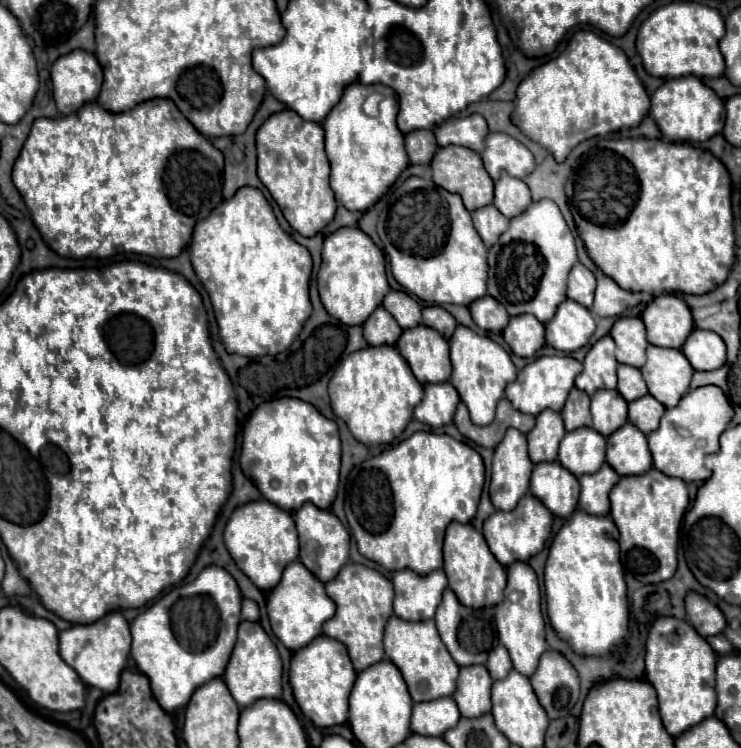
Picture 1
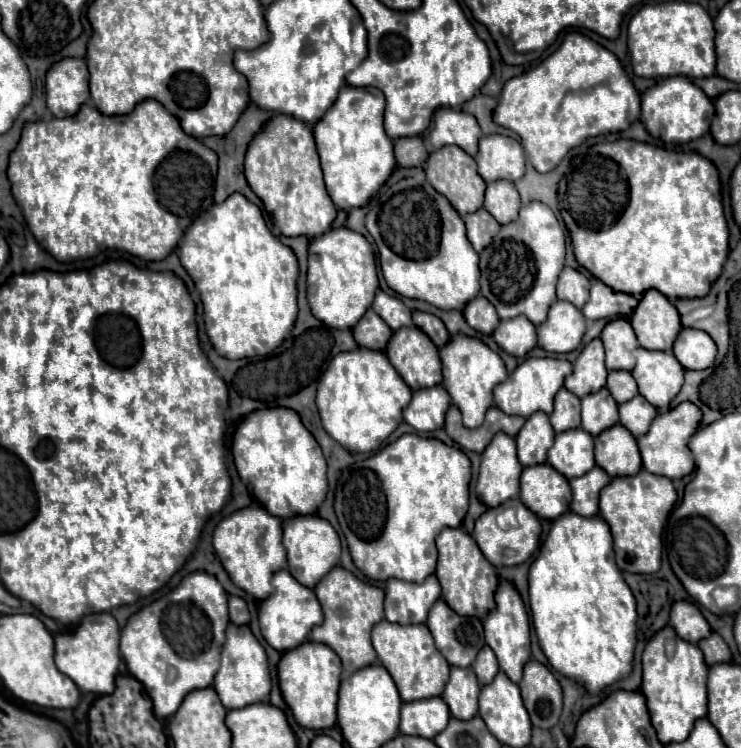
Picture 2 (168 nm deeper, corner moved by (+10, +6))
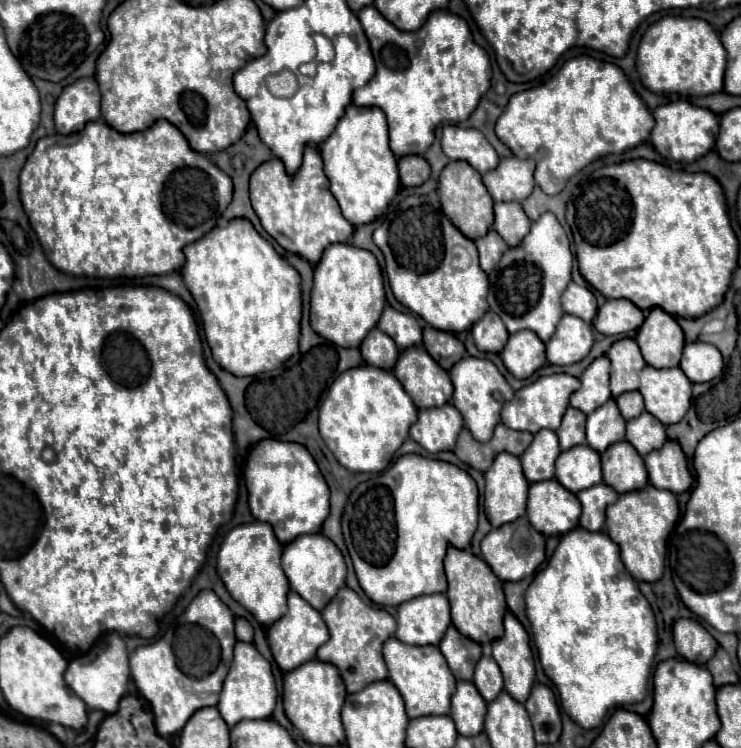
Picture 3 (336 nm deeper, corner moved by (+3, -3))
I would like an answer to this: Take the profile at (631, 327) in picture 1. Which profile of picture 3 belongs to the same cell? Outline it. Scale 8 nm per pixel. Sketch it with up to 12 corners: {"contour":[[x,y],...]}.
{"contour":[[635,339],[607,351],[613,397],[639,389],[645,367]]}

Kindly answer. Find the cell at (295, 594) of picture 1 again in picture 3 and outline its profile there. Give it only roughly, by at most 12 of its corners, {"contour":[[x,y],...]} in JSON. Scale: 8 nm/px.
{"contour":[[295,591],[267,627],[283,671],[315,659],[329,637],[321,613]]}

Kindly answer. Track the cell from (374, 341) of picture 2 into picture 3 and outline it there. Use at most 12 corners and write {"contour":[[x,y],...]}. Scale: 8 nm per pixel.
{"contour":[[377,327],[359,351],[367,365],[393,369],[395,341]]}

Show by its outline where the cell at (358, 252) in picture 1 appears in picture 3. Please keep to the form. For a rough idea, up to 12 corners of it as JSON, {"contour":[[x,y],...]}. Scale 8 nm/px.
{"contour":[[329,245],[315,265],[311,327],[359,347],[385,287],[377,257]]}

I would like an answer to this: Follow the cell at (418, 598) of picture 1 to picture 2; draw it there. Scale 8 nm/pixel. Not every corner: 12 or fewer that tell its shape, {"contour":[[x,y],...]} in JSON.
{"contour":[[436,576],[386,582],[386,620],[424,624],[440,598]]}

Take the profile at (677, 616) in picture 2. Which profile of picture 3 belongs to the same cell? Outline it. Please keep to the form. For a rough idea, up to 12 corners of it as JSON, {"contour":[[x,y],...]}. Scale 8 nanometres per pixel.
{"contour":[[695,619],[673,625],[683,659],[705,665],[717,641]]}

